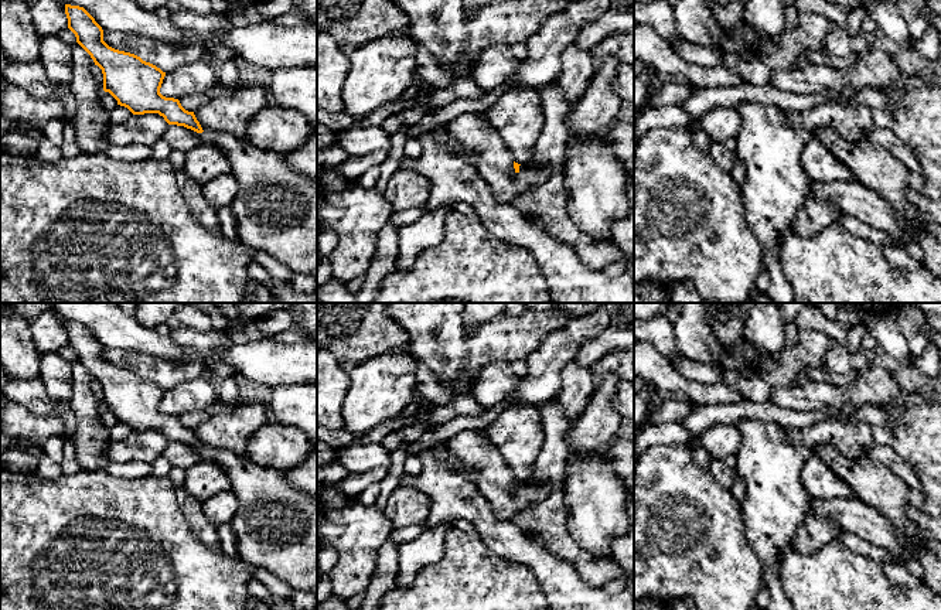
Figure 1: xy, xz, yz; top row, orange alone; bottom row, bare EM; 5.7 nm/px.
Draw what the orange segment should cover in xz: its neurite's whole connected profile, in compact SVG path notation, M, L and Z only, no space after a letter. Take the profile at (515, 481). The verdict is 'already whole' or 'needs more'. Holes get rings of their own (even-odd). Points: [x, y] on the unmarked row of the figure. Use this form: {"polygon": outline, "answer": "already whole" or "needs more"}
{"polygon": "M508 406L485 427L485 435L512 471L515 490L519 490L545 440L539 408Z", "answer": "needs more"}

